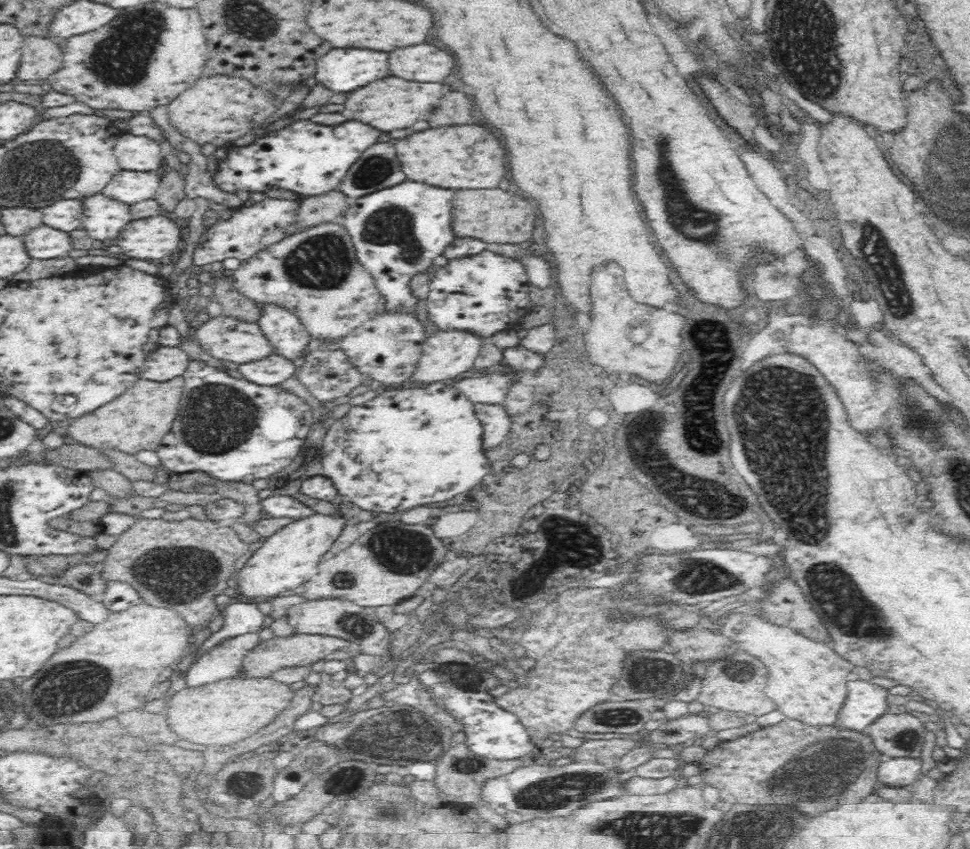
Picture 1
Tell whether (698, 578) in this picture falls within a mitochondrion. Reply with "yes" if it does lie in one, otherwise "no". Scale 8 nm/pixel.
yes

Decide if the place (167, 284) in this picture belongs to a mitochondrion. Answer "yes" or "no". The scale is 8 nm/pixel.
no

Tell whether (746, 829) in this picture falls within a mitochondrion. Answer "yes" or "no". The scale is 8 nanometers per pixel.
yes

